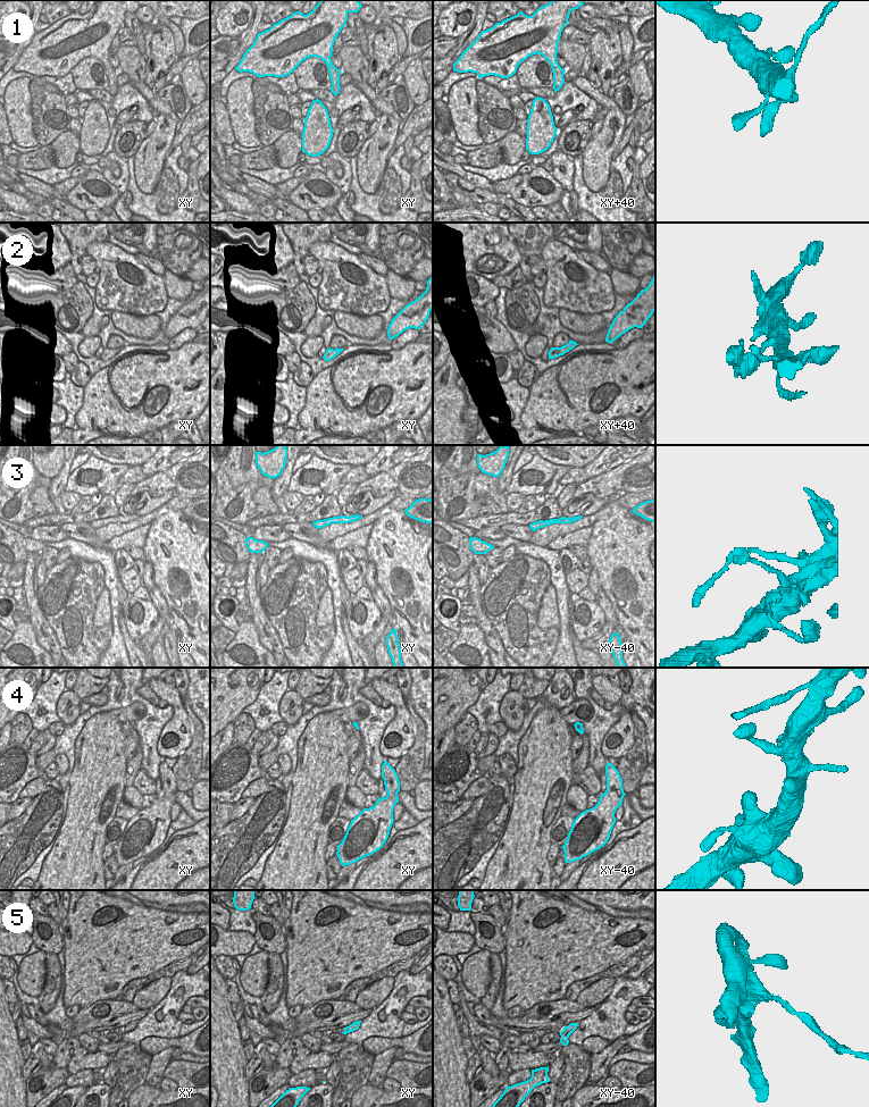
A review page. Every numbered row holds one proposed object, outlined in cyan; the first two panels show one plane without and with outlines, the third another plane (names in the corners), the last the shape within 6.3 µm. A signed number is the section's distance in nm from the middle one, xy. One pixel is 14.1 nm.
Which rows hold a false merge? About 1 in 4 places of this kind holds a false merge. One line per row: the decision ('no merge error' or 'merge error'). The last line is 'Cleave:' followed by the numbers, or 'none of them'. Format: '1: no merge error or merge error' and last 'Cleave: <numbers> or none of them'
1: no merge error
2: no merge error
3: merge error
4: no merge error
5: merge error
Cleave: 3, 5

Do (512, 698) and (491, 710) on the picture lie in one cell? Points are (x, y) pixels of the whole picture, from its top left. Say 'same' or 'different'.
different

